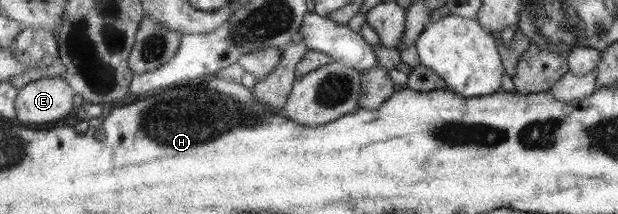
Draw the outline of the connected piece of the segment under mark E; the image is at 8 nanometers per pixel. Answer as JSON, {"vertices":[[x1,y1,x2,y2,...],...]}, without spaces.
{"vertices":[[63,75,42,77,20,89,16,118,23,122,55,122,73,110,76,90]]}

